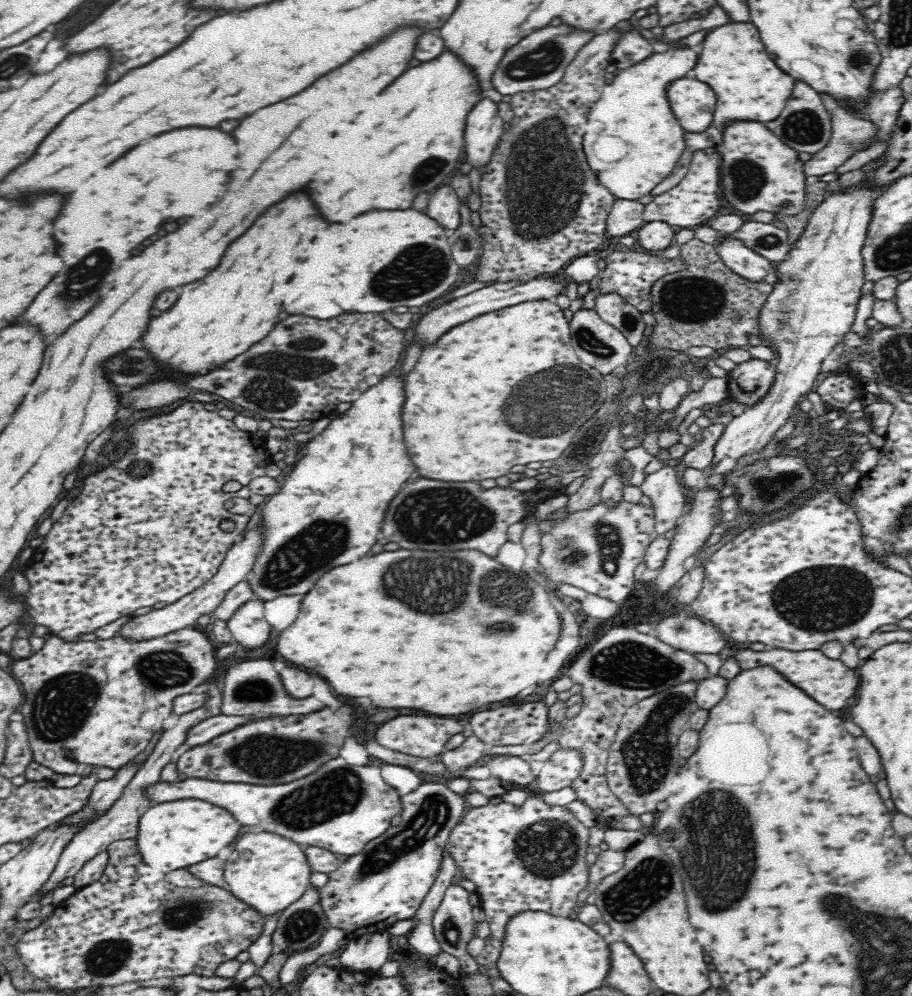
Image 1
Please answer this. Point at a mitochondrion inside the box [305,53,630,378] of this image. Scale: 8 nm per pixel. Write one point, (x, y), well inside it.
(550, 188)

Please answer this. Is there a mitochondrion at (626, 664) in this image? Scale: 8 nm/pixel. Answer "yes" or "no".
yes

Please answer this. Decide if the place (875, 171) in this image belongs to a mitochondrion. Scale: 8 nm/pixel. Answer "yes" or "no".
no

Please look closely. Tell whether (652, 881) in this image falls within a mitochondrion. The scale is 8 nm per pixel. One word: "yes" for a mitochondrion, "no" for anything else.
yes

